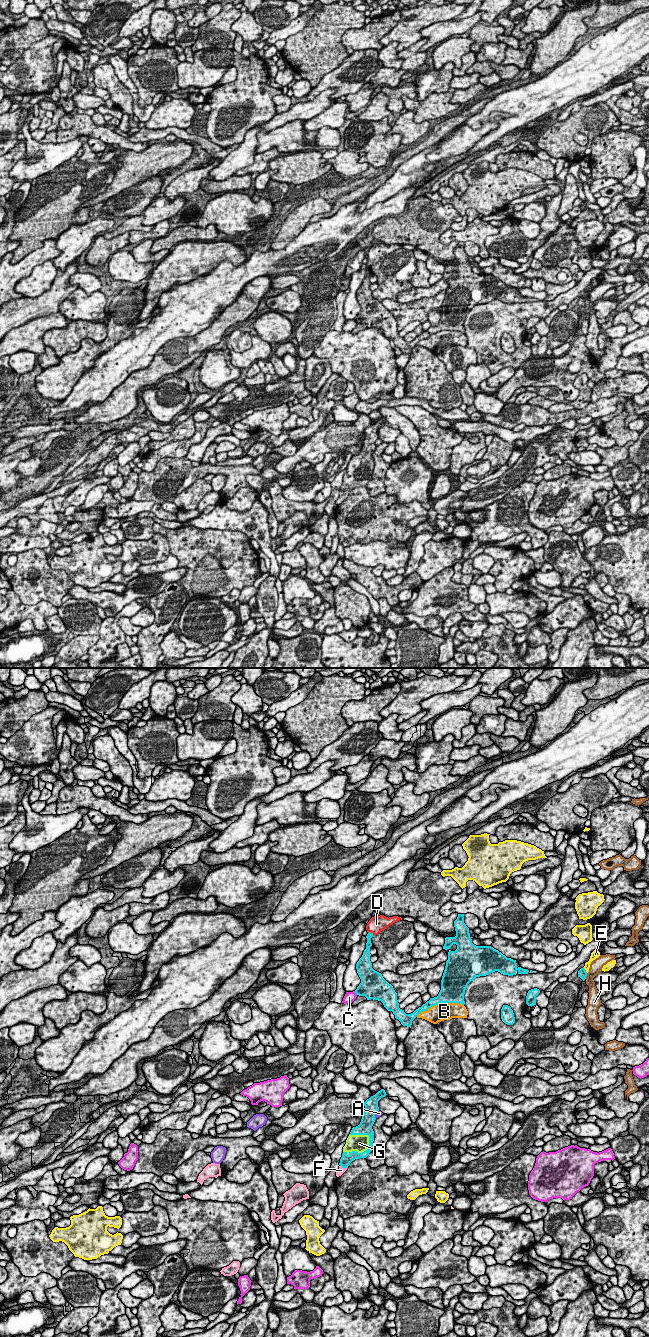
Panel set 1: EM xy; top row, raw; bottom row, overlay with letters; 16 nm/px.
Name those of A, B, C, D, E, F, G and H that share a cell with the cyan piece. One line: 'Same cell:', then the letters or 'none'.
Same cell: D, F, G

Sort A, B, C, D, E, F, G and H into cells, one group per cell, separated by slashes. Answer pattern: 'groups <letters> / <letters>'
groups A / B / C / D F G / E / H

